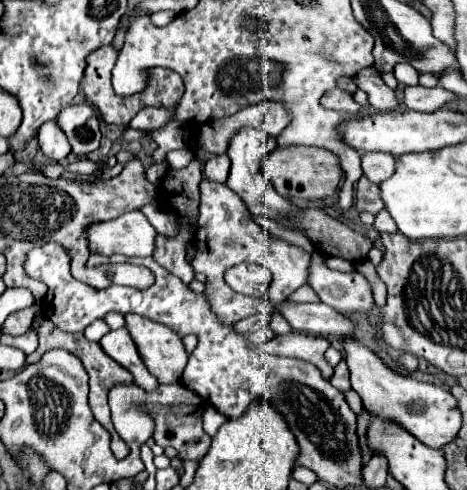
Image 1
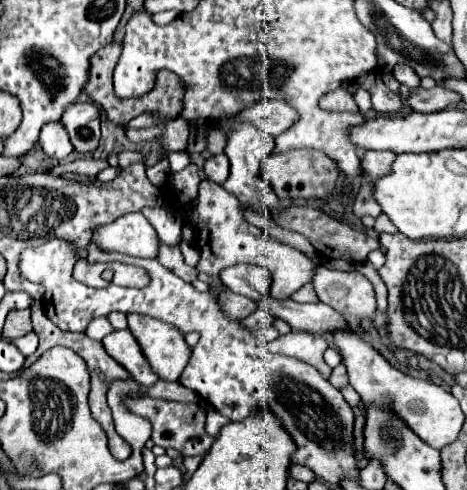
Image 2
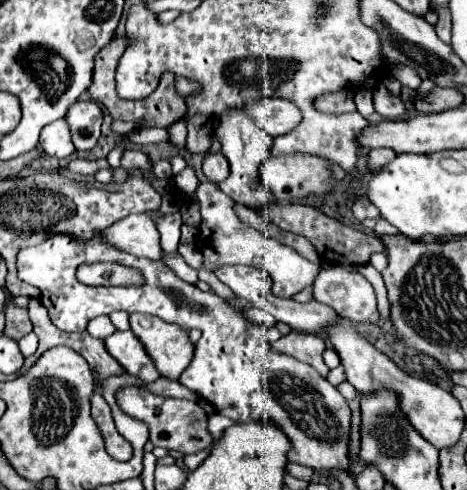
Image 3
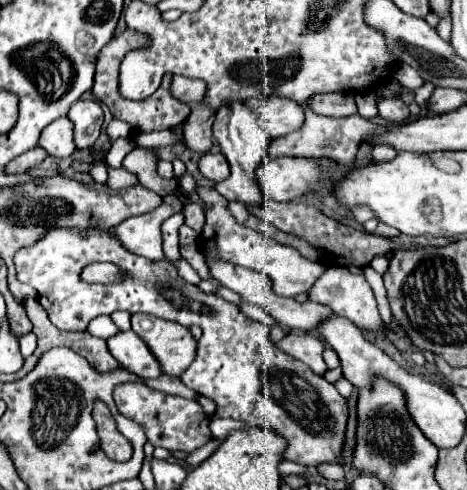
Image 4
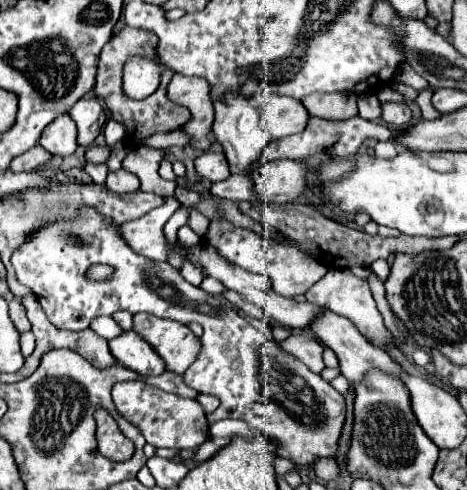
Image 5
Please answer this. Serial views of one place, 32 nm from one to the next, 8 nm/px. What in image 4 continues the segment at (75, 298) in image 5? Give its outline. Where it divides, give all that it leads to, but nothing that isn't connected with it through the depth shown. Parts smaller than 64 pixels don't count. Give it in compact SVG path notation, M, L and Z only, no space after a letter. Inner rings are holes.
M52 228L44 234L44 238L28 248L18 250L14 256L14 266L18 272L18 280L24 284L30 284L32 288L38 290L38 300L46 308L48 318L58 330L68 330L68 332L80 332L86 330L88 322L100 314L112 314L116 310L128 310L128 312L144 312L158 316L162 320L178 322L186 328L190 326L200 326L202 328L202 338L198 342L198 352L194 362L186 368L186 372L180 376L186 378L184 382L188 388L196 390L200 396L206 396L216 402L216 412L214 416L222 418L234 418L248 422L250 426L262 426L266 430L278 432L280 436L286 438L288 448L284 452L284 458L296 464L304 466L322 466L322 464L342 464L342 448L344 448L344 434L346 434L346 422L348 422L348 404L340 396L340 392L326 382L322 376L316 372L310 372L310 368L280 352L272 342L268 328L260 322L250 320L240 312L240 308L232 302L226 302L224 298L216 294L206 294L198 286L184 282L178 274L176 268L172 268L170 262L152 262L148 258L140 258L136 254L130 254L124 250L116 240L110 240L110 234L106 230L90 230L88 234L68 230L68 228ZM80 258L86 264L92 262L112 262L126 270L130 278L126 278L120 284L86 284L78 278L80 274Z

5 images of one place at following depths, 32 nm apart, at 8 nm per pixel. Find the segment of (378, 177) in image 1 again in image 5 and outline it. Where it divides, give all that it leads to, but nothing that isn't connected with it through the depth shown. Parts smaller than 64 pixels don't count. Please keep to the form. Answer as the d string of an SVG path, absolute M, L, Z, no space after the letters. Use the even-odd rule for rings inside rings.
M378 142L376 148L374 148L374 156L376 156L376 158L390 160L390 158L394 158L396 154L398 154L398 150L396 150L396 146L390 144L390 142Z

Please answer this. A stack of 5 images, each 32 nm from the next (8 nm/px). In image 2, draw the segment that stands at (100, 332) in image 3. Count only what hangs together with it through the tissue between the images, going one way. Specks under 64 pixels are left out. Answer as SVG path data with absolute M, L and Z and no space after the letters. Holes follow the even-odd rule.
M96 318L86 328L86 336L92 338L92 340L102 340L110 332L112 332L112 326L110 326L110 322L106 318Z

